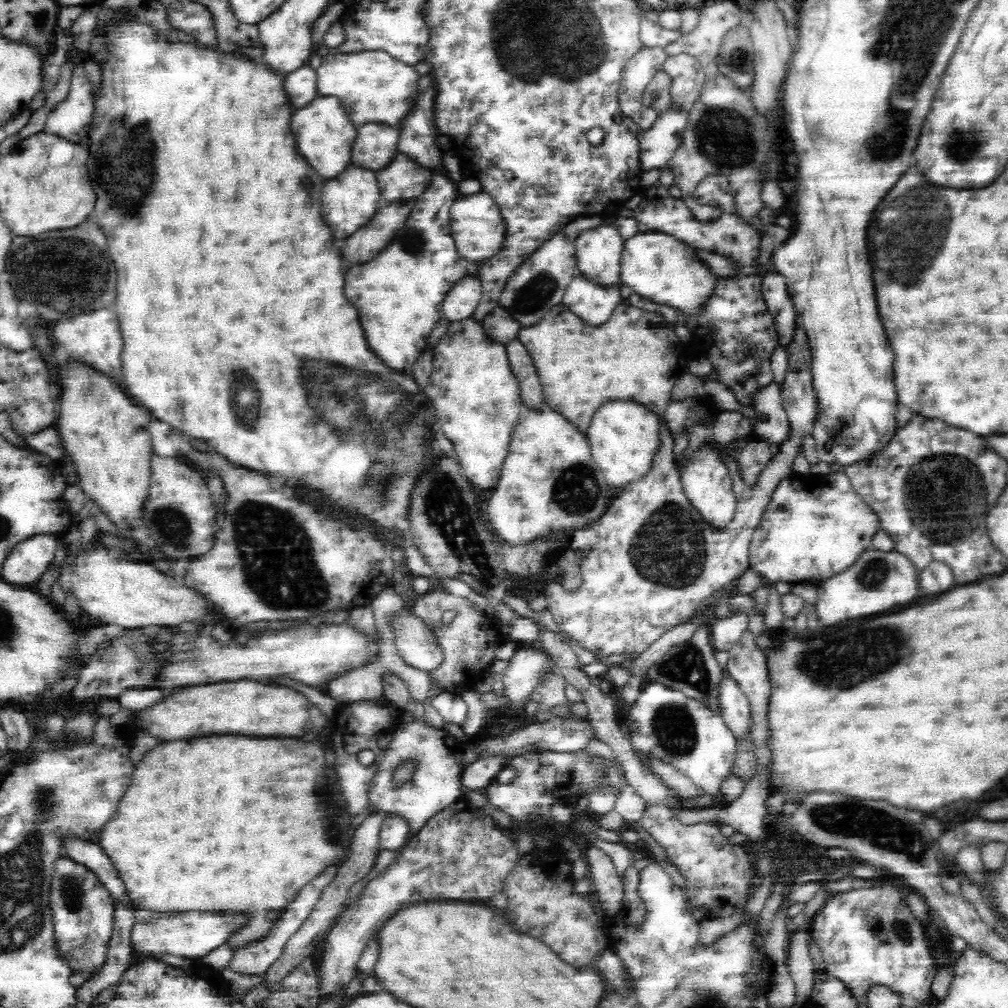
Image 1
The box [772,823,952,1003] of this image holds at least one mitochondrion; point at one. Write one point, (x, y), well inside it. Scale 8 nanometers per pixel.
(899, 930)

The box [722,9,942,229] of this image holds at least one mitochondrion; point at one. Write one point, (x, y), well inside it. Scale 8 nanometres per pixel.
(890, 153)

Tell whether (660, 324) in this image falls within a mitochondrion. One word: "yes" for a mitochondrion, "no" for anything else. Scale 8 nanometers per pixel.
no

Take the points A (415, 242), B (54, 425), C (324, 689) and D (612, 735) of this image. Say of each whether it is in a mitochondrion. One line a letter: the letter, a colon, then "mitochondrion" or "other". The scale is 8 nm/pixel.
A: mitochondrion
B: other
C: other
D: other

